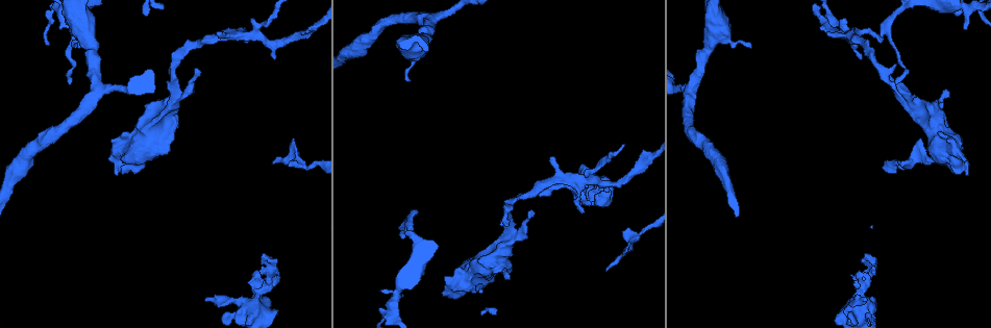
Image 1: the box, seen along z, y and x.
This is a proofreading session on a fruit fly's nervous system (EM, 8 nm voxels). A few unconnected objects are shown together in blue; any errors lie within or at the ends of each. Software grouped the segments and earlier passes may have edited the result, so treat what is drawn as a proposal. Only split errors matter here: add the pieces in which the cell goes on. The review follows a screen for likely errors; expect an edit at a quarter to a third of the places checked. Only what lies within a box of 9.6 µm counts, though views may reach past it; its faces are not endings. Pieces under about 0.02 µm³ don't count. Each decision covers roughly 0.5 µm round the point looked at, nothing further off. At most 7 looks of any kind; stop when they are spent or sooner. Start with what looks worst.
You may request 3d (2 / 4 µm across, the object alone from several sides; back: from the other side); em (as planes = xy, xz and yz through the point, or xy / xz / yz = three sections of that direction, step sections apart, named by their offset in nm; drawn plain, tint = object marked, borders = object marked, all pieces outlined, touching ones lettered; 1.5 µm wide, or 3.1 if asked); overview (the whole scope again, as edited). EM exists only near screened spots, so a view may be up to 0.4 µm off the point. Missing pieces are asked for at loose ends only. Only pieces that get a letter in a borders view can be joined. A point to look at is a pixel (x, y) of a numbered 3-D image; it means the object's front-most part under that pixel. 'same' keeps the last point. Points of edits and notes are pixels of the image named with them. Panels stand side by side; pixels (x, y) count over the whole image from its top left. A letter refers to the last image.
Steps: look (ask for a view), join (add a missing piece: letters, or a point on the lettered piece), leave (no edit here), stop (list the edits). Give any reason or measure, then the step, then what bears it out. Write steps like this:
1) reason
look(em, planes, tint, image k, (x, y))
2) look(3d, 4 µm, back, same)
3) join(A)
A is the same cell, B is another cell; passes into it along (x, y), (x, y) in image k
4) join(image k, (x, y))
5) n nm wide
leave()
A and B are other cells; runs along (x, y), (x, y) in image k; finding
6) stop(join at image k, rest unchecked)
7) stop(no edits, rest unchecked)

free end
look(em, planes, borders, image 1, (965, 24))

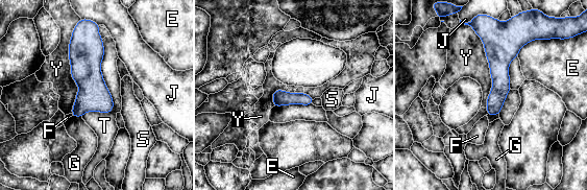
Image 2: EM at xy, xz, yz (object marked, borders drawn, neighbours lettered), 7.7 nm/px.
120 nm wide
leave()
E, F, G, J, S, T and Y are other cells; no lettered piece goes on from it

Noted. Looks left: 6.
look(em, yz, step 8, tint, image 1, (70, 83))

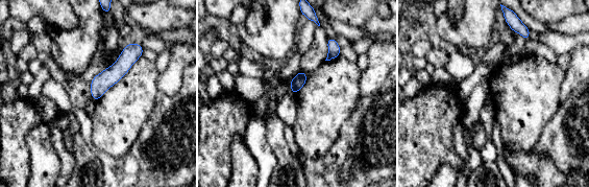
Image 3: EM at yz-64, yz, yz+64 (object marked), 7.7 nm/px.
look(em, xz, step 4, borders, same)

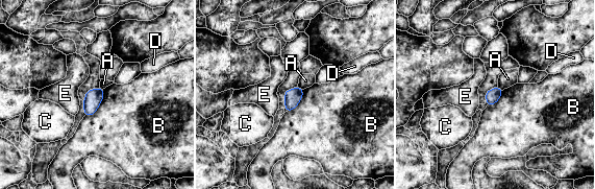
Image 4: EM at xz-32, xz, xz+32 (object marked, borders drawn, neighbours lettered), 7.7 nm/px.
leave()
A, B, C, D and E are other cells; border along (103, 89), (97, 110), (84, 116) in image 4; no lettered piece goes on from it

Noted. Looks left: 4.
an open end
look(3d, 2 µm, back, image 1, (921, 141))

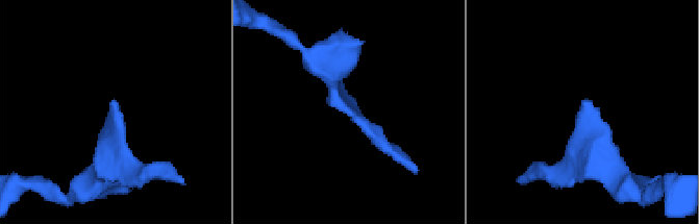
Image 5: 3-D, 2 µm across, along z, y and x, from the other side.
look(em, planes, borders, image 5, (352, 108))

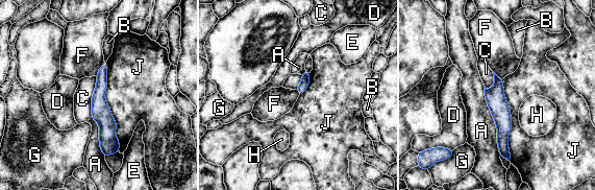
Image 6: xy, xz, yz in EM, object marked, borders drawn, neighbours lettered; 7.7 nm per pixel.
leave()
A, B, C, D, E, F, G, H and J are other cells; none of them fits

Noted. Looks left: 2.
stop(no edits, rest unchecked)

